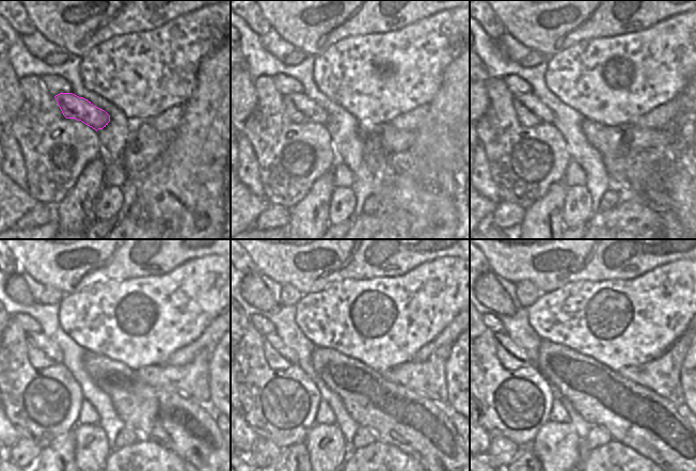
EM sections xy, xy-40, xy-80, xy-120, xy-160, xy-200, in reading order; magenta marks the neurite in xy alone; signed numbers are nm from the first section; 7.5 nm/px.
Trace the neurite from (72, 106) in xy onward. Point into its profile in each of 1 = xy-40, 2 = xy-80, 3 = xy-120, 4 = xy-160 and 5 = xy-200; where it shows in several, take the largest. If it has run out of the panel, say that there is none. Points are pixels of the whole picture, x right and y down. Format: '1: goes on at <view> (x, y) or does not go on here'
1: goes on at xy-40 (312, 111)
2: goes on at xy-80 (530, 109)
3: goes on at xy-120 (43, 352)
4: goes on at xy-160 (278, 356)
5: goes on at xy-200 (512, 357)

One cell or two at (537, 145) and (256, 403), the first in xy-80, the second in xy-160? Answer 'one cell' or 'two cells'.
one cell

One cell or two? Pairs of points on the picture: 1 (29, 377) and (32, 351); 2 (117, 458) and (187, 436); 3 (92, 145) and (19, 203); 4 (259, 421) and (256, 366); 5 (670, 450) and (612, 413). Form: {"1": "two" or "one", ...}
{"1": "two", "2": "two", "3": "two", "4": "one", "5": "one"}

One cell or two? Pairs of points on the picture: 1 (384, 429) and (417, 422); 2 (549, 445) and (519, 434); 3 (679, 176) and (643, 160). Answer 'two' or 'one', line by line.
1: one
2: two
3: one

